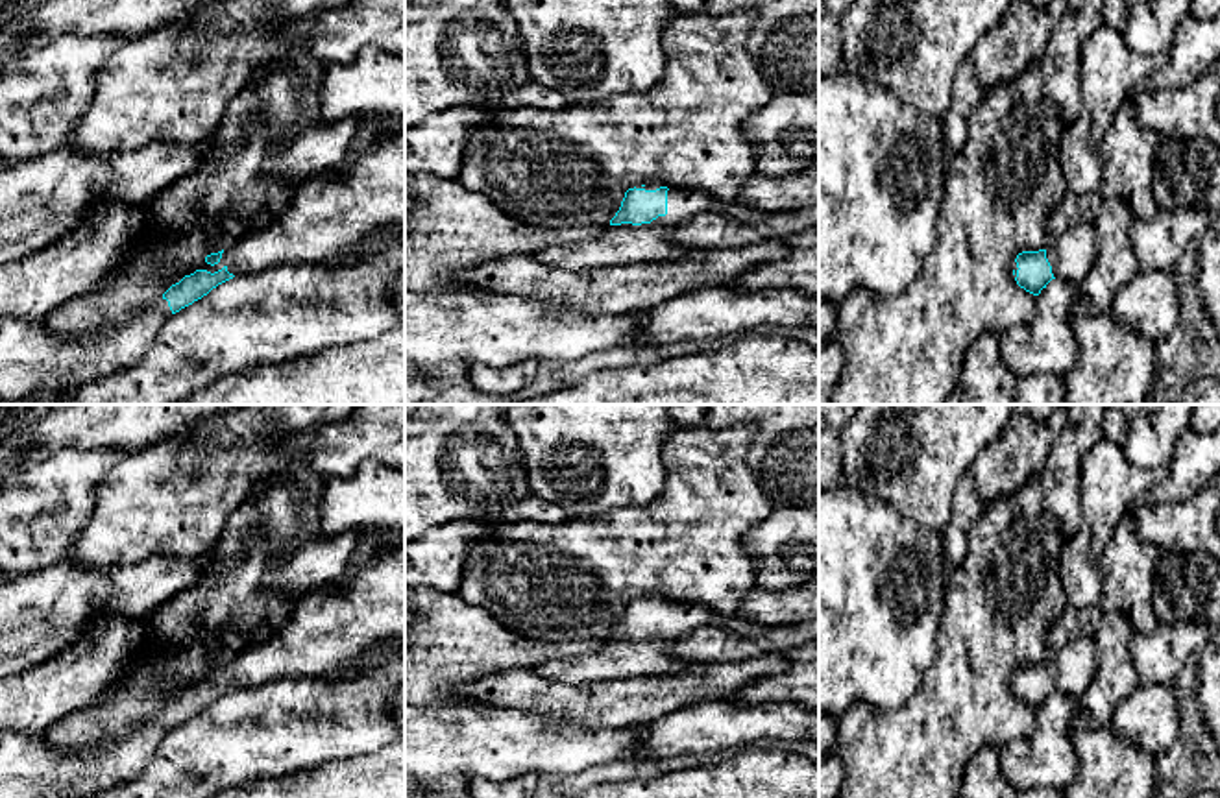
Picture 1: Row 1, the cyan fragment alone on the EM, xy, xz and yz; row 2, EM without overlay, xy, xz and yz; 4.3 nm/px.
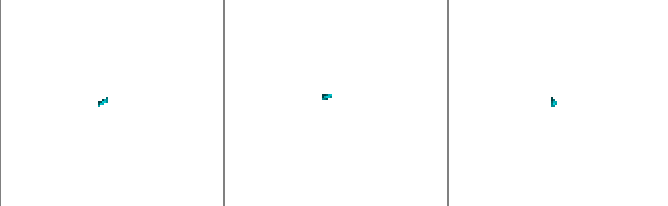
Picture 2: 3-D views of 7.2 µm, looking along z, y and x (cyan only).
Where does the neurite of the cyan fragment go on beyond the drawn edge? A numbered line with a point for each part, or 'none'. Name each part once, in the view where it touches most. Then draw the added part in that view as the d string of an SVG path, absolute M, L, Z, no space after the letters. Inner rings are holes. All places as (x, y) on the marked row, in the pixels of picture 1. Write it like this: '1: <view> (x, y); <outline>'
1: xz (622, 244); M669 188L665 216L641 225L608 225L597 238L542 249L534 257L543 264L562 266L571 272L680 259L691 249L671 238L673 229L704 212L715 212L741 224L752 224L767 216L767 212L749 205L721 203L695 190Z

